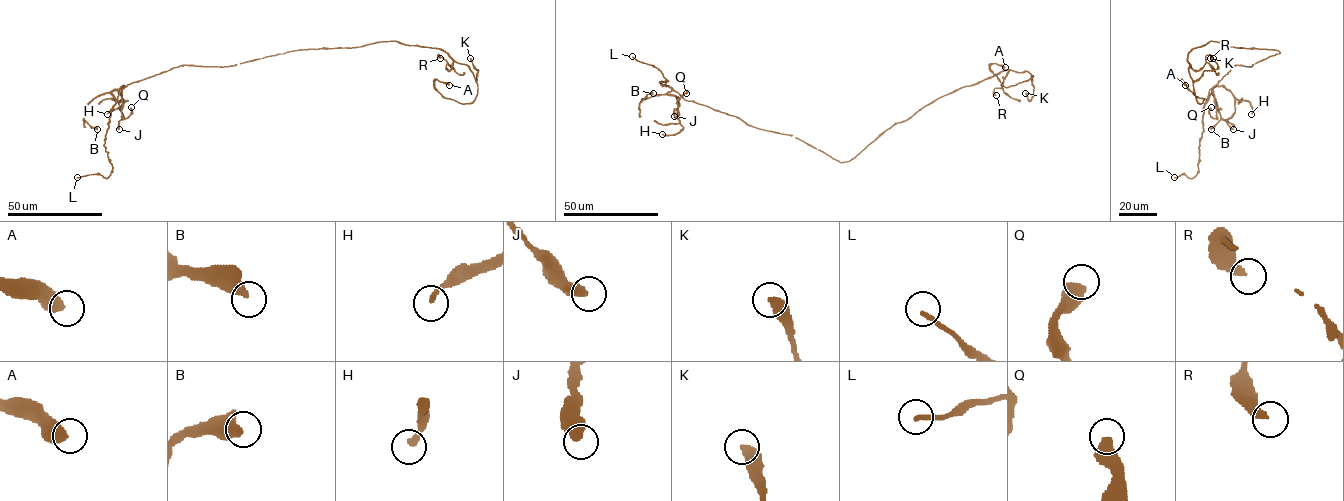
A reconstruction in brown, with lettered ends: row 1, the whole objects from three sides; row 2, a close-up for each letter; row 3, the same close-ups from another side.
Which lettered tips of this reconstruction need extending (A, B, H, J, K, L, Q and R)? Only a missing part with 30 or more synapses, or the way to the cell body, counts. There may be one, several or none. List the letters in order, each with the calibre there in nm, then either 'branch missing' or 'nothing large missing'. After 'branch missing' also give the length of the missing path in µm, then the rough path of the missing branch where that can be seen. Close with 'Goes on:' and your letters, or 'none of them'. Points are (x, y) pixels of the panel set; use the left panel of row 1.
A: 550 nm | nothing large missing
B: 420 nm | nothing large missing
H: 220 nm | nothing large missing
J: 480 nm | nothing large missing
K: 480 nm | nothing large missing
L: 180 nm | nothing large missing
Q: 550 nm | nothing large missing
R: 320 nm | nothing large missing
Goes on: none of them

